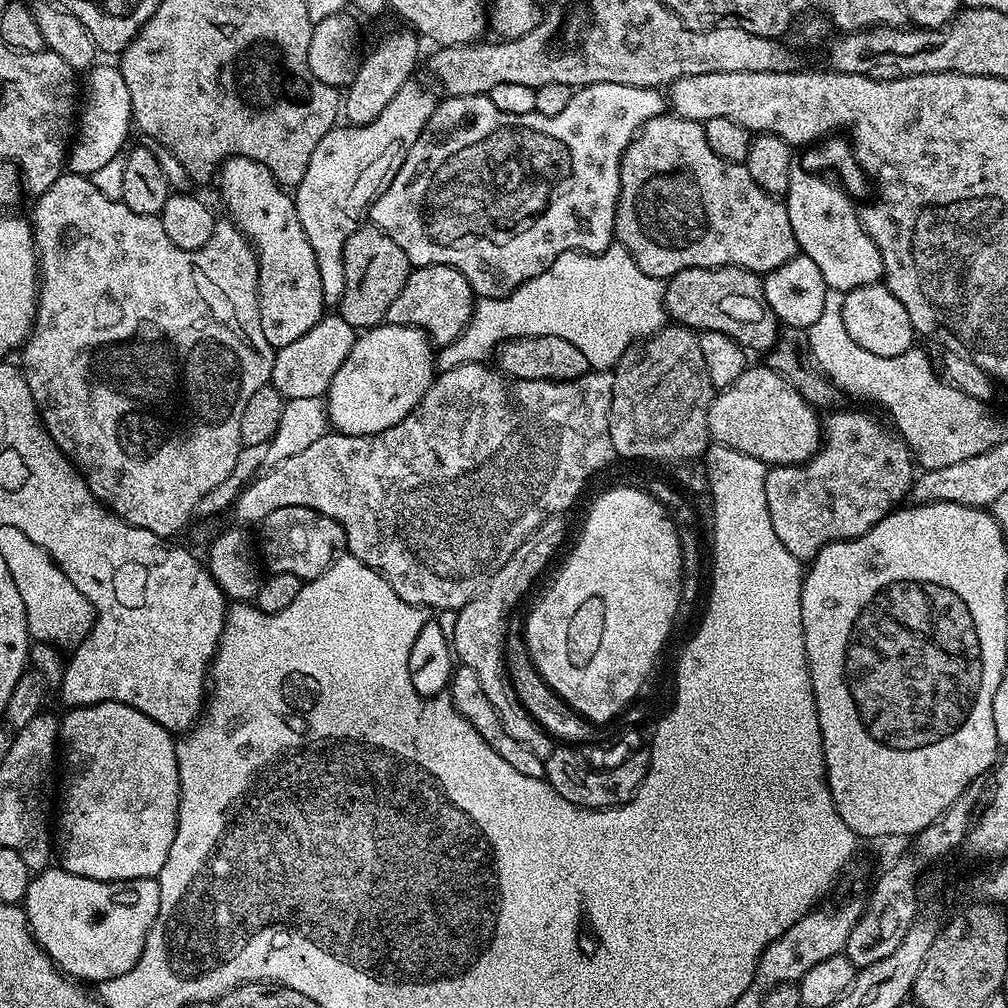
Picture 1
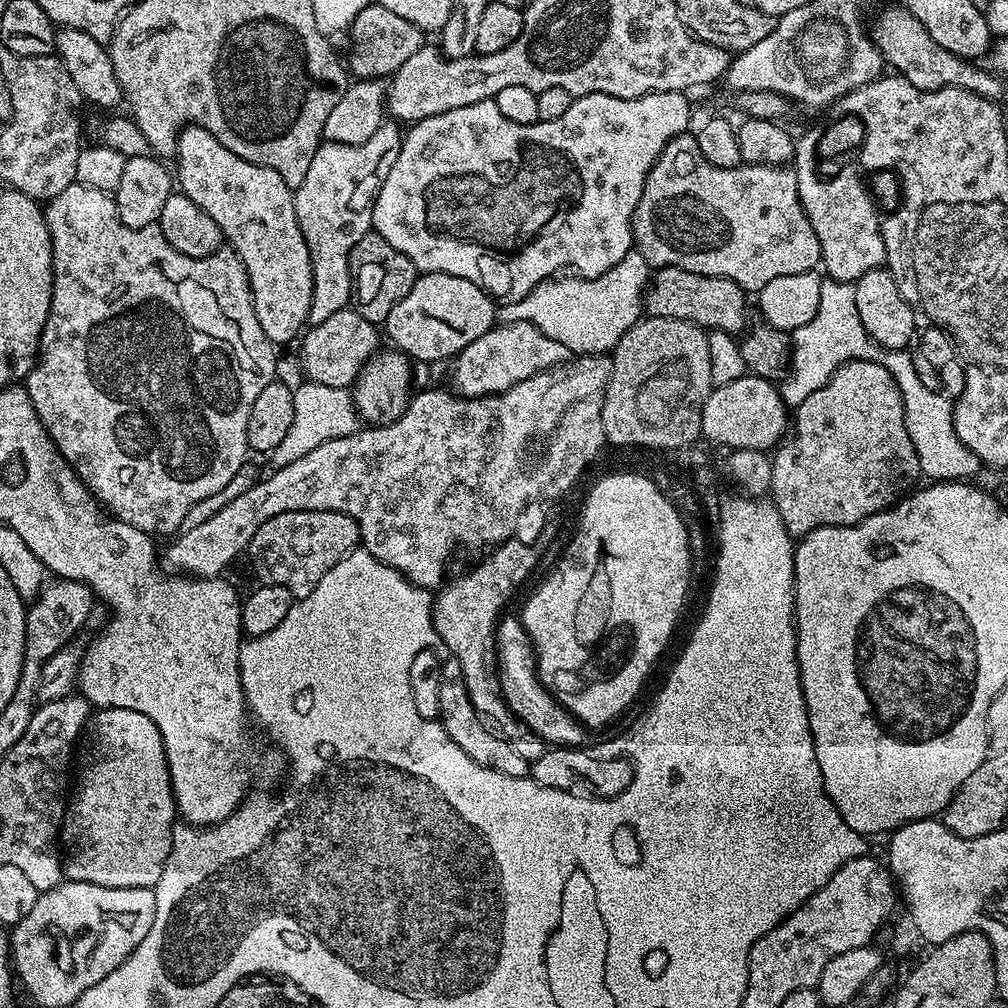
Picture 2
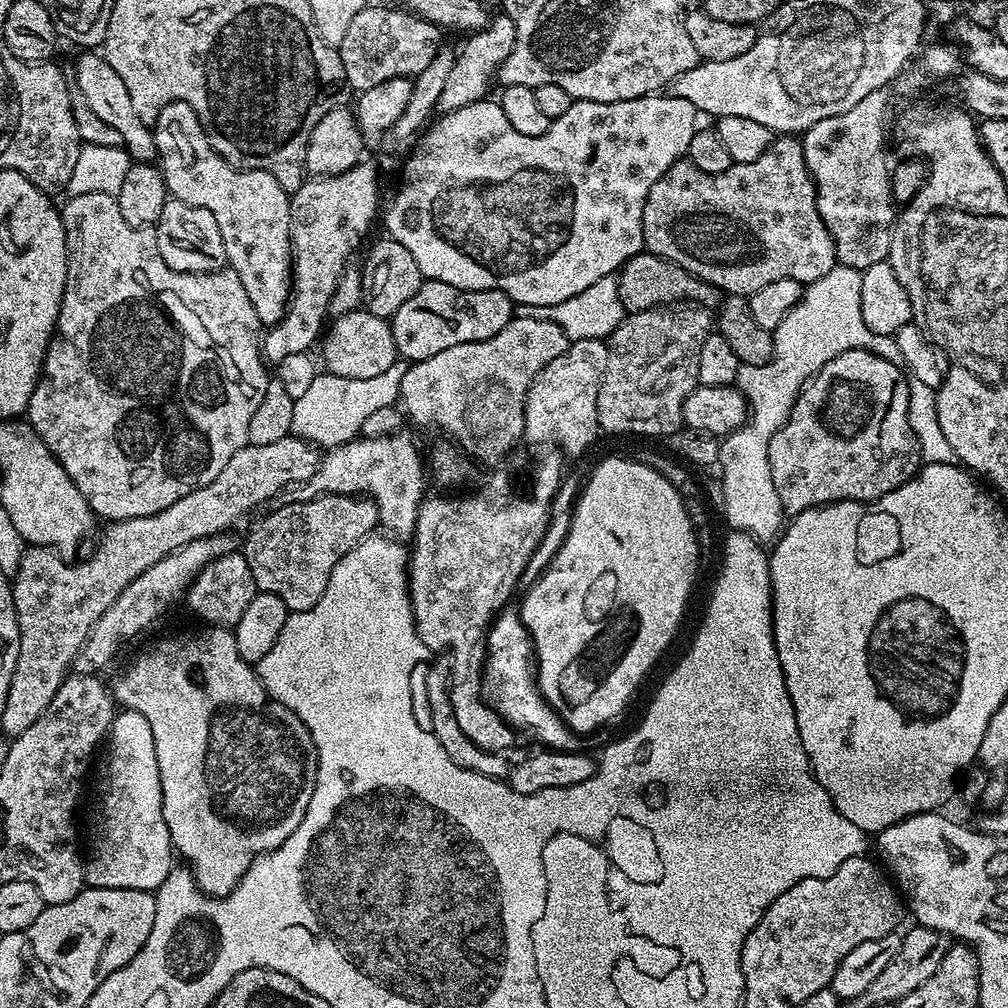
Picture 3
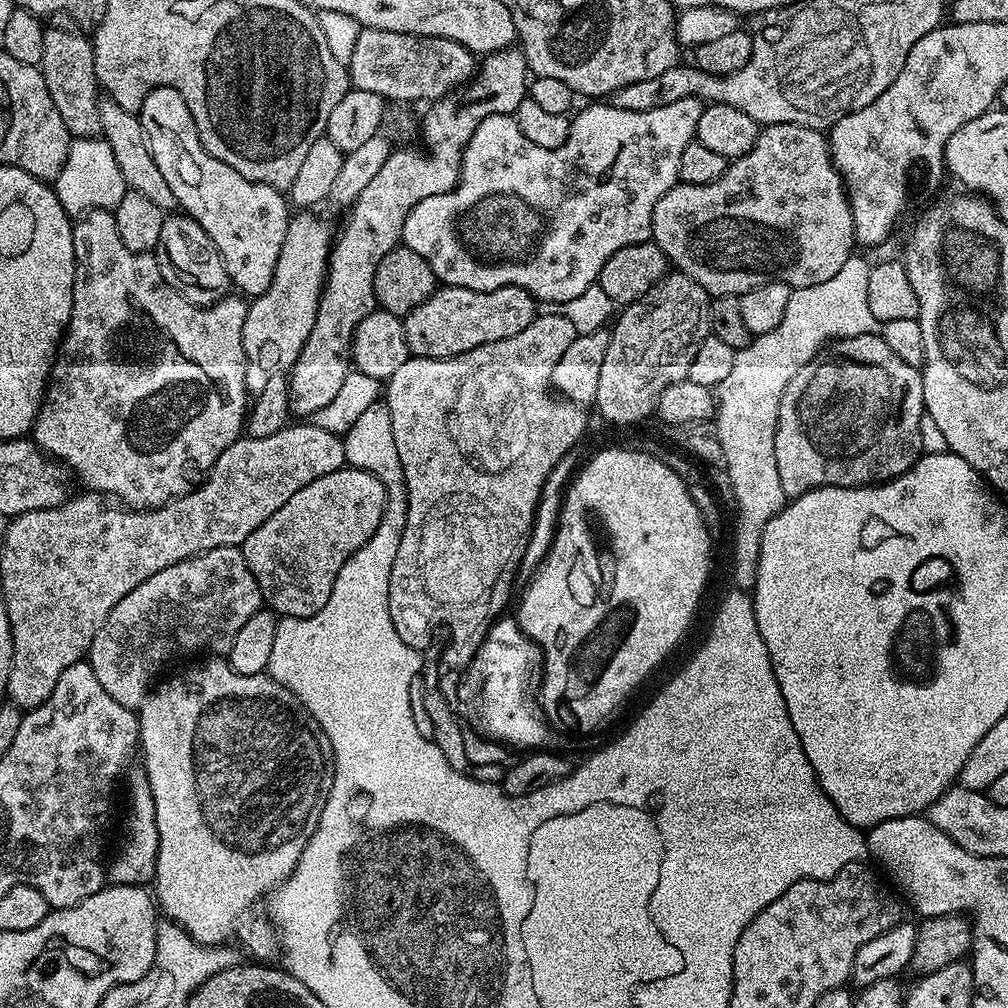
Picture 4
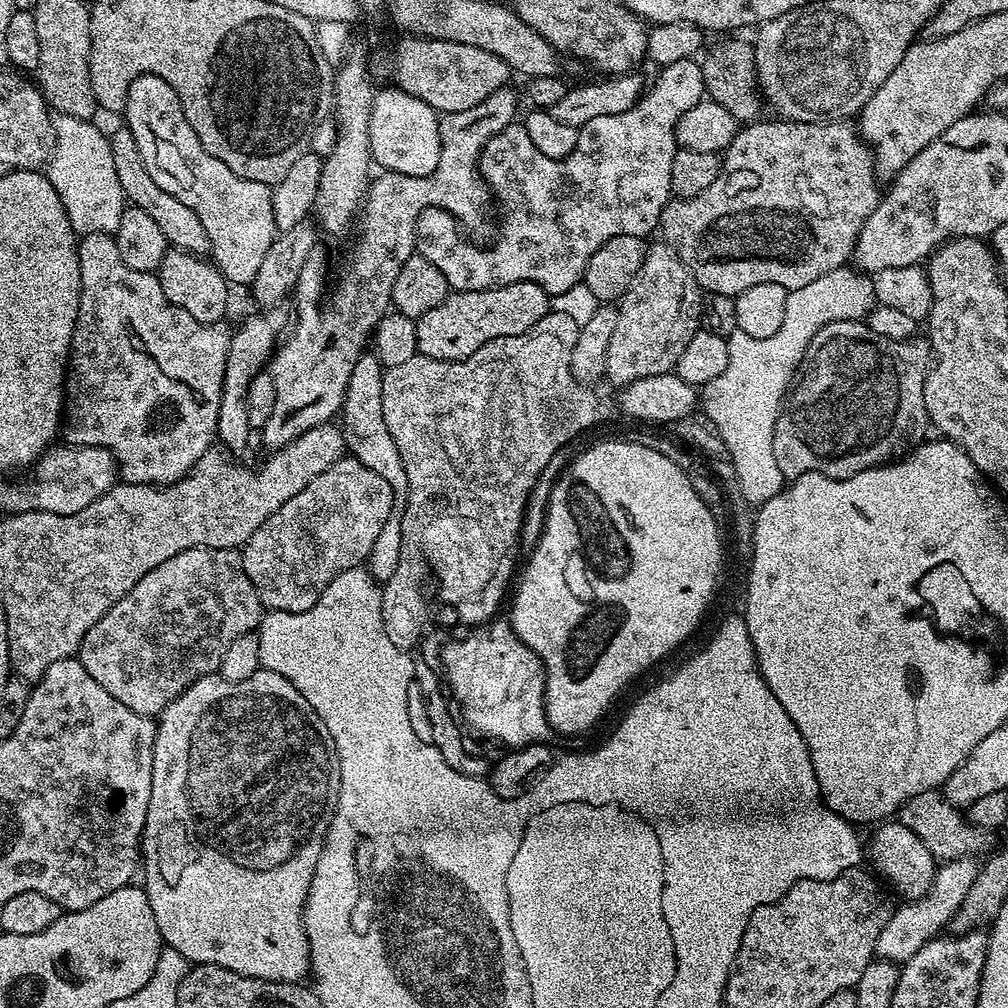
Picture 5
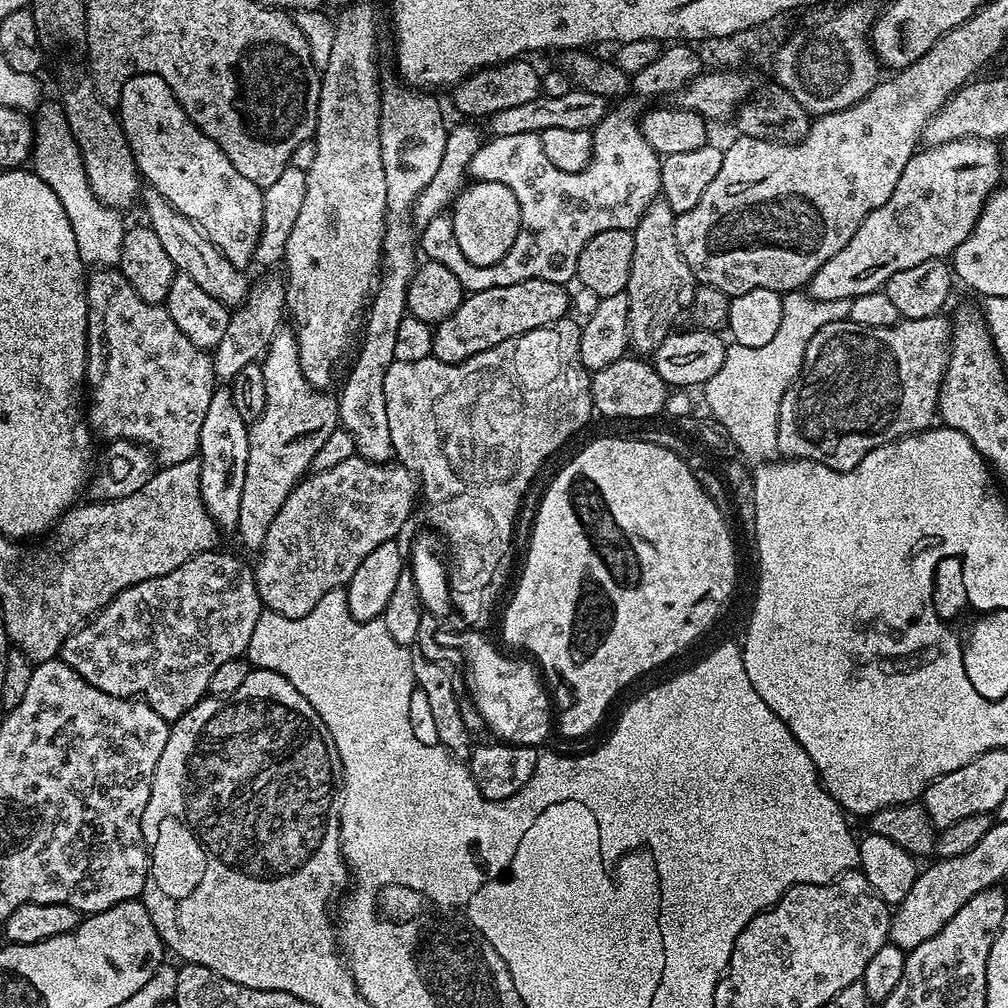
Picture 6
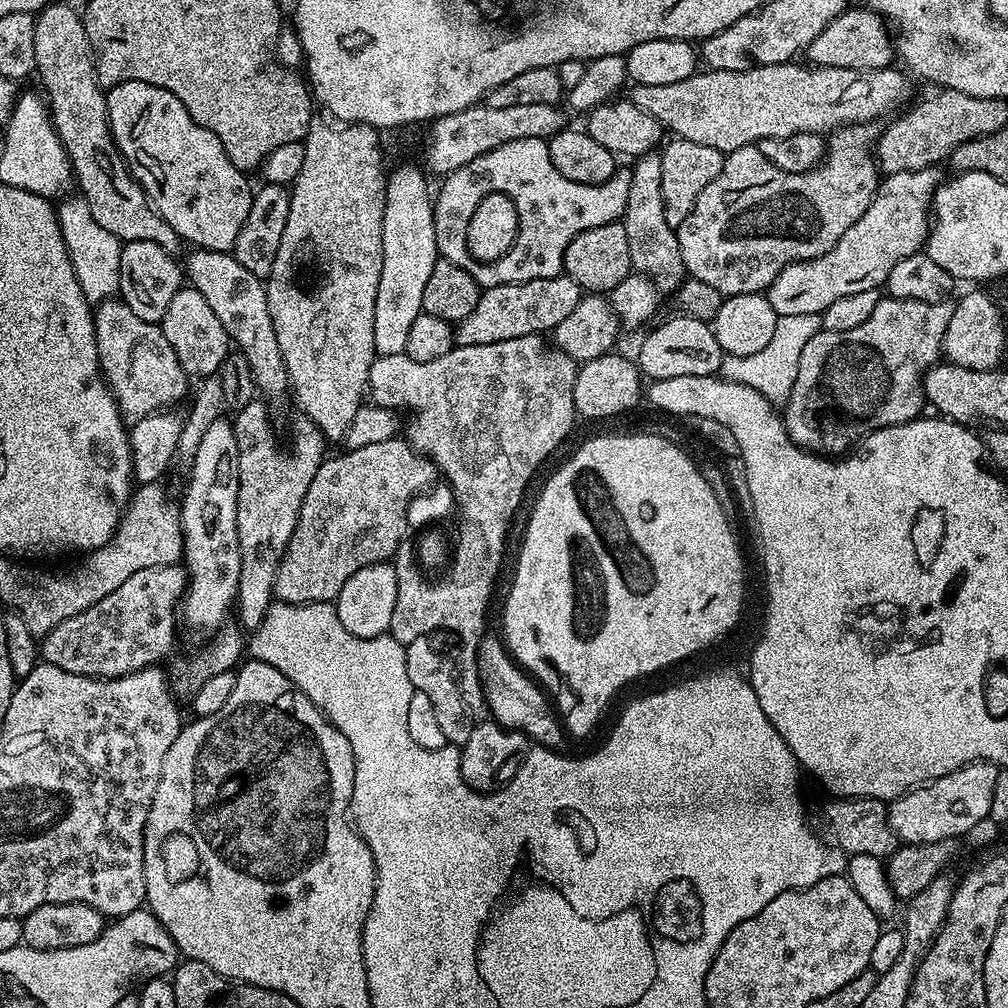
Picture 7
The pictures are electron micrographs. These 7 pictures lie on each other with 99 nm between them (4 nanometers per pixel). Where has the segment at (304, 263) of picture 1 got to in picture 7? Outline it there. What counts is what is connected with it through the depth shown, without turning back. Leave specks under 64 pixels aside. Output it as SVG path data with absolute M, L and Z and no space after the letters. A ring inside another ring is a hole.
M131 80L107 89L106 99L108 125L114 142L124 155L132 177L140 181L156 212L179 234L181 241L188 243L189 240L196 248L232 252L242 230L242 222L246 222L246 214L250 214L254 192L251 187L248 189L249 177L236 169L226 150L222 150L222 142L218 142L206 126L198 126L198 122L190 118L186 106L182 106L170 90Z

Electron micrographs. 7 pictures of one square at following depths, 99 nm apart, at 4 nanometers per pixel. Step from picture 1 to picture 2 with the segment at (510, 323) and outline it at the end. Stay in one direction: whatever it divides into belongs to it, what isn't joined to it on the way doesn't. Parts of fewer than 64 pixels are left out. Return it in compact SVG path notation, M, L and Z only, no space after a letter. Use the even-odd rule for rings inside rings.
M633 250L618 262L618 266L593 280L575 274L543 280L521 300L505 303L502 316L505 321L521 320L538 326L538 330L554 338L554 342L562 342L569 353L582 356L608 354L616 347L622 334L641 319L644 290L649 279L650 266L646 258Z

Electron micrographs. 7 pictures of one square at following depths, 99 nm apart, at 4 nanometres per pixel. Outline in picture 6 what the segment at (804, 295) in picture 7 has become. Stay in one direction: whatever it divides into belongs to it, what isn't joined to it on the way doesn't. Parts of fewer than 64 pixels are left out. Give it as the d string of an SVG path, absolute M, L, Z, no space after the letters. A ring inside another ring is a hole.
M972 138L951 140L945 144L924 146L914 151L910 162L906 162L906 170L902 170L902 178L898 178L898 186L894 186L894 194L890 194L890 198L886 198L886 202L882 202L882 206L878 206L878 210L874 210L864 219L862 226L858 226L858 230L854 230L854 238L850 238L850 242L846 246L842 246L842 250L838 250L838 254L834 254L834 258L830 258L830 262L826 262L826 266L822 266L816 271L812 280L809 280L806 285L807 293L819 300L846 300L850 302L855 296L881 291L884 287L884 283L890 278L894 278L894 274L898 274L898 270L910 270L910 266L918 266L918 262L951 257L952 251L954 251L961 241L971 232L979 216L979 211L983 208L984 203L988 201L988 197L991 196L997 188L1001 187L1000 160L998 158L1000 146L1001 145L995 140Z

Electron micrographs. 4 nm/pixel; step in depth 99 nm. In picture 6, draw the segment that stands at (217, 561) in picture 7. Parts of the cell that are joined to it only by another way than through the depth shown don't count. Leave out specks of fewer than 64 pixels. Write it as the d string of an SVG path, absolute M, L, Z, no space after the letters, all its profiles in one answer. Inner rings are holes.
M217 386L212 391L210 407L202 421L198 459L200 462L200 497L212 520L221 529L235 529L238 506L242 502L242 482L246 482L249 424L234 407L231 387Z

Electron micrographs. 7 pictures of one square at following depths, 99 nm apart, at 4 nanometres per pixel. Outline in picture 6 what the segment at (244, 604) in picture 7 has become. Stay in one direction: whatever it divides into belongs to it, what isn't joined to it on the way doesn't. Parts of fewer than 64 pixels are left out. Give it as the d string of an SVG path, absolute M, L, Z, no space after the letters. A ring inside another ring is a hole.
M284 335L275 336L272 345L262 357L260 369L262 378L266 378L266 406L248 430L246 482L242 482L242 502L238 506L238 522L234 532L235 535L240 535L241 542L252 550L259 550L262 546L266 538L266 530L270 530L270 522L274 522L274 514L282 510L282 502L286 502L286 498L312 468L314 454L318 454L326 438L334 434L334 430L340 423L340 406L337 397L331 391L313 388L300 369L300 355L296 349L295 335Z

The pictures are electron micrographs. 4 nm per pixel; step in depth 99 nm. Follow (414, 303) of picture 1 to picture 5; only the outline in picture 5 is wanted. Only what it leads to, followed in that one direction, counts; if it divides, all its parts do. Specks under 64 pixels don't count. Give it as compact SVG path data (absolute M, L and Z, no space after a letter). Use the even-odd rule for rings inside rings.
M514 282L501 288L449 291L442 306L426 310L416 321L417 353L431 360L464 360L474 350L494 338L517 336L532 327L550 311L549 293L534 282Z

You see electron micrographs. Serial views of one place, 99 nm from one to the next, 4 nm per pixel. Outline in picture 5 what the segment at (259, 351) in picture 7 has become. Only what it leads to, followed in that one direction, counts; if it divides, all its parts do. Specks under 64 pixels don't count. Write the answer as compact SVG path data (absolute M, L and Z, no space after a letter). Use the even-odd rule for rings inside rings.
M120 126L116 133L111 133L112 153L114 154L114 171L118 173L118 182L122 185L124 199L131 207L146 210L154 222L158 222L158 230L166 234L169 245L181 252L192 252L196 256L204 256L209 251L208 235L202 230L202 222L198 222L198 214L178 202L154 178L150 178L150 170L146 170L146 162L142 162L142 154L138 150L138 142L133 138L127 127Z

